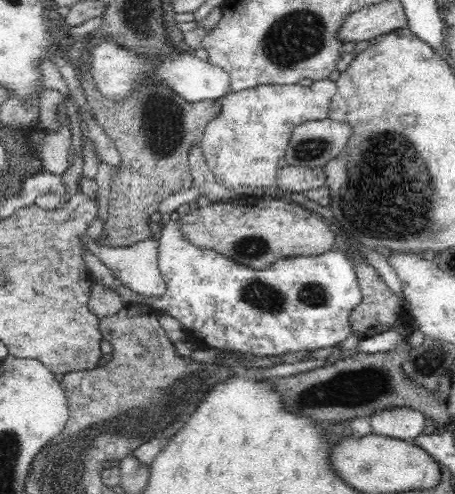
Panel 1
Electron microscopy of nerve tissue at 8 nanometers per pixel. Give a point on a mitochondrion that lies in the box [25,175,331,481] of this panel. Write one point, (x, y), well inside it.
(259, 294)

